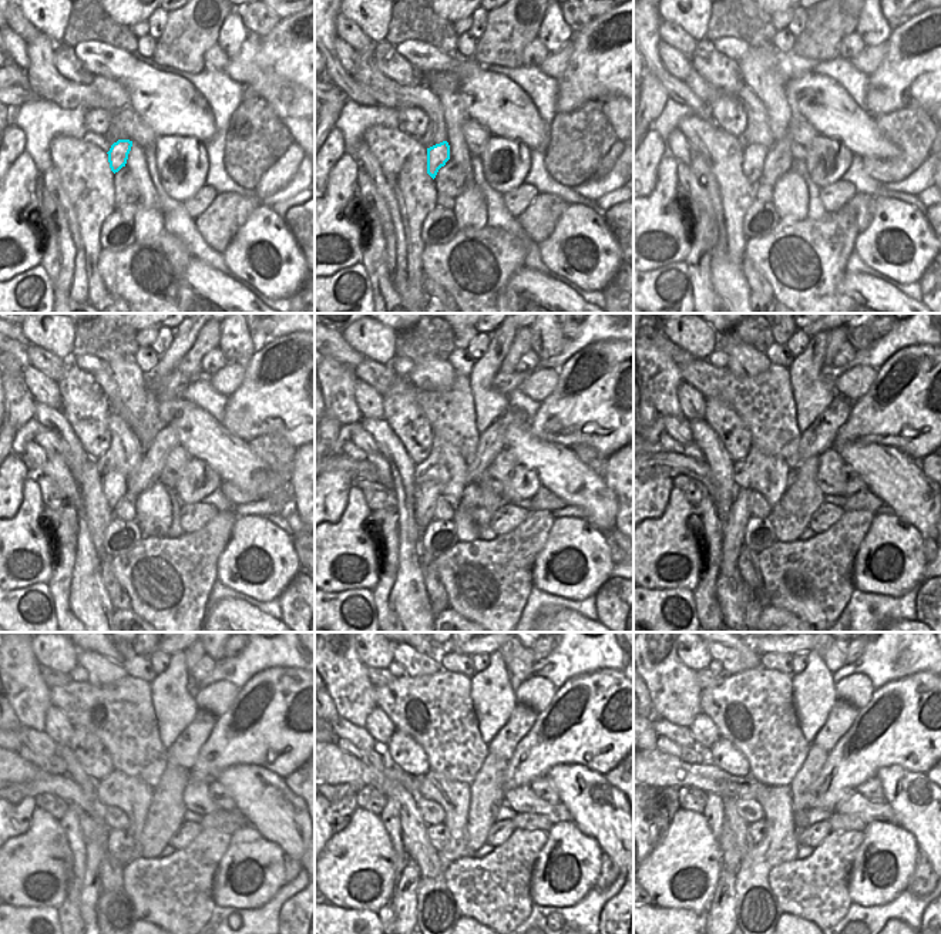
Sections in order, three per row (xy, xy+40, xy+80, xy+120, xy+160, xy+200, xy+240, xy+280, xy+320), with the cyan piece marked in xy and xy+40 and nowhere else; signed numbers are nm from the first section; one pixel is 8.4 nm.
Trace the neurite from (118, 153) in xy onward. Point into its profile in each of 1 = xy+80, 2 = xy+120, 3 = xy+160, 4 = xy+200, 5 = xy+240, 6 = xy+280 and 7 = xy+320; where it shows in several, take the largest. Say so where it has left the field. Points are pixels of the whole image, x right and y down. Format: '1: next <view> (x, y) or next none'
1: next xy+80 (753, 157)
2: next xy+120 (114, 484)
3: next xy+160 (427, 493)
4: next xy+200 (739, 514)
5: next xy+240 (91, 887)
6: next xy+280 (405, 897)
7: next xy+320 (721, 921)

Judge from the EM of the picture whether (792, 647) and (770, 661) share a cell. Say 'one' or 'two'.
two

